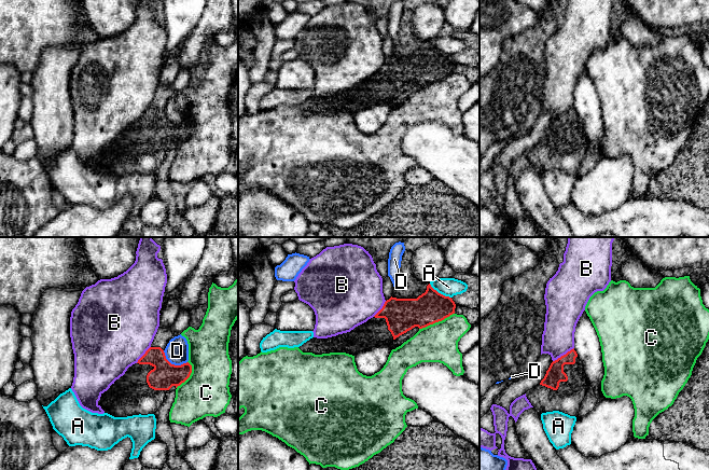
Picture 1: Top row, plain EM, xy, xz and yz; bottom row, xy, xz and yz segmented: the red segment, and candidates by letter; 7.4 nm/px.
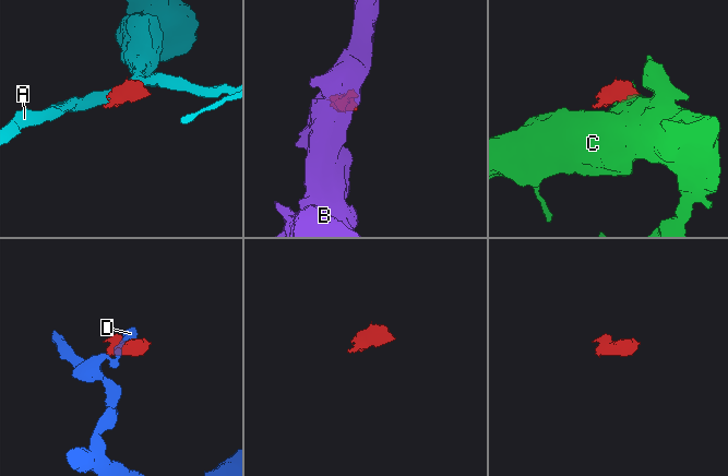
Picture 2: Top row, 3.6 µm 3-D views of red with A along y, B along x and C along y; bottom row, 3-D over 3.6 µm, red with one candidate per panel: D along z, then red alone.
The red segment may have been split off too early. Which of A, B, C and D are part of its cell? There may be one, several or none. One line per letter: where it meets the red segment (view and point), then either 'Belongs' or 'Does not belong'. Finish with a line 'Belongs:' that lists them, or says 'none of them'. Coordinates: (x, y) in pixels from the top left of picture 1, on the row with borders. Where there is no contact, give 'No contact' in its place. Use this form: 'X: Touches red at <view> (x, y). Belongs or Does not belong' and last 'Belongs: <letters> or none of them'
A: Touches red at xz (440, 293). Does not belong
B: Touches red at yz (564, 355). Does not belong
C: Touches red at xz (436, 321). Does not belong
D: Touches red at xy (172, 364). Does not belong
Belongs: none of them

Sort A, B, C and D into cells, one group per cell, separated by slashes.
A / B / C / D

